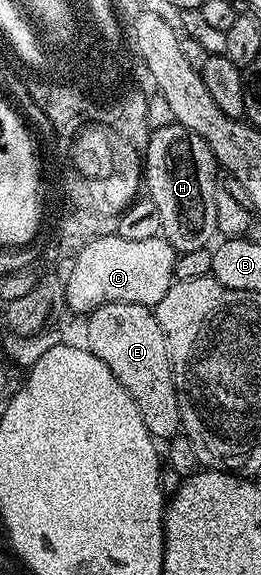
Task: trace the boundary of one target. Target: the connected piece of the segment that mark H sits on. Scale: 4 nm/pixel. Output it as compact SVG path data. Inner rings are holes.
M175 122L151 131L144 155L144 192L156 202L156 210L160 210L160 235L174 247L175 253L200 250L215 239L218 227L214 191L219 175L219 165L204 138L183 124Z

